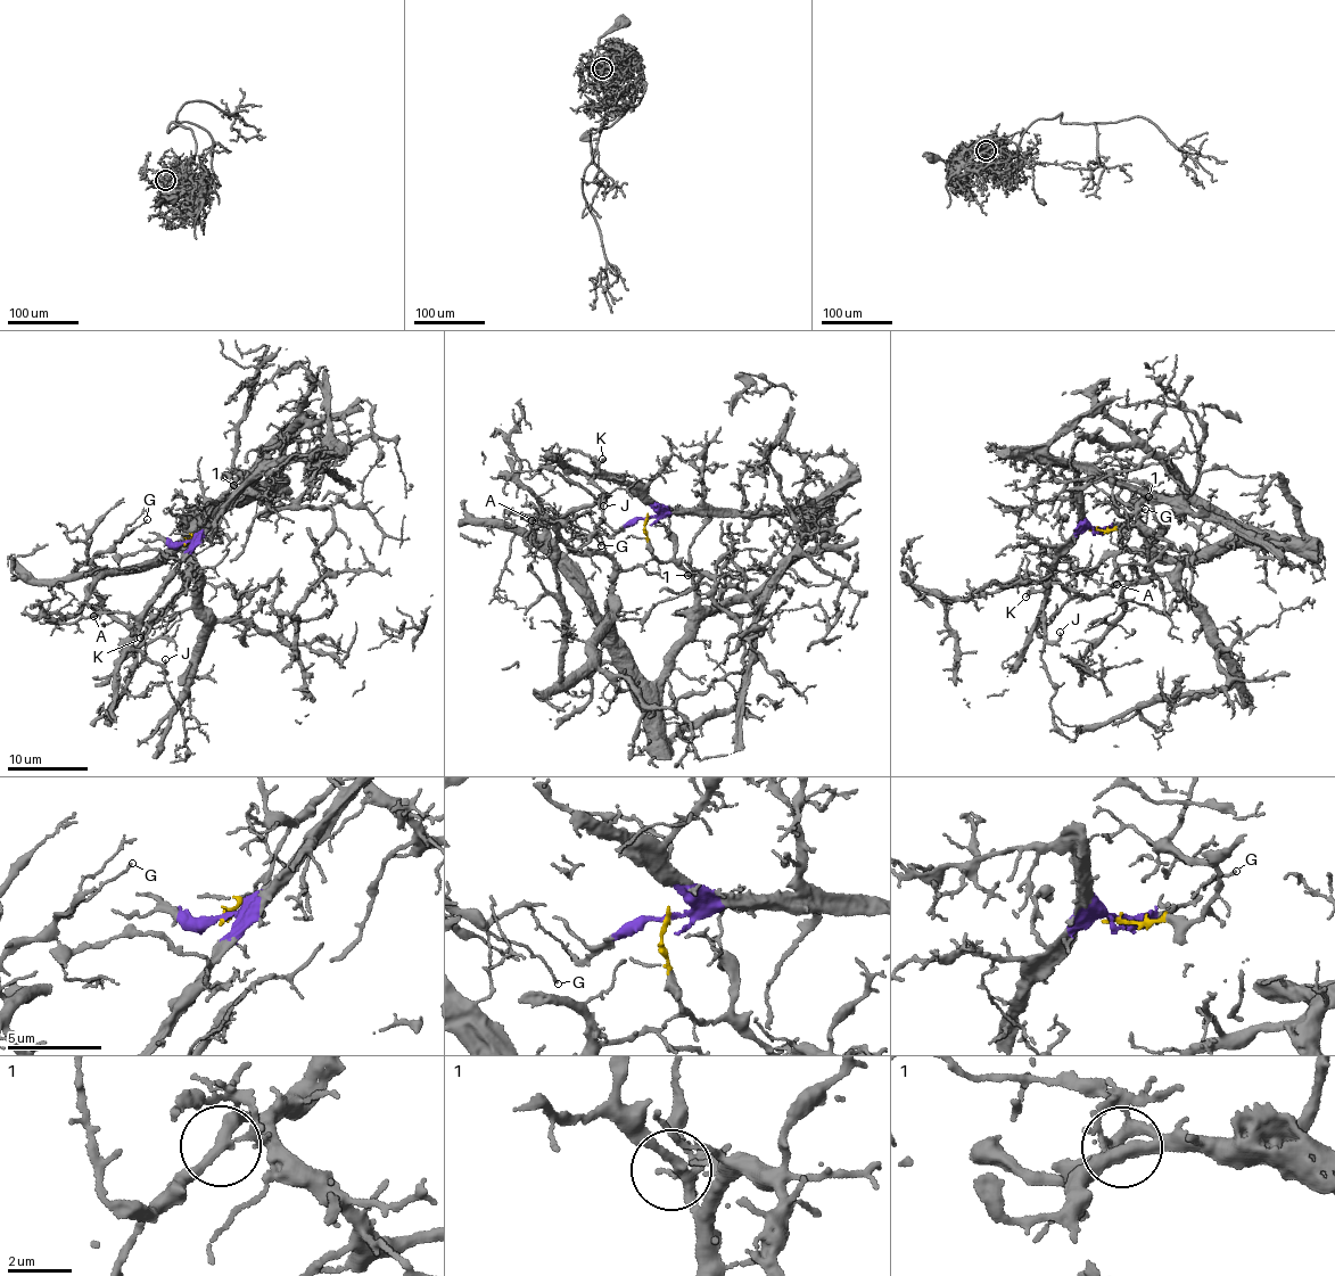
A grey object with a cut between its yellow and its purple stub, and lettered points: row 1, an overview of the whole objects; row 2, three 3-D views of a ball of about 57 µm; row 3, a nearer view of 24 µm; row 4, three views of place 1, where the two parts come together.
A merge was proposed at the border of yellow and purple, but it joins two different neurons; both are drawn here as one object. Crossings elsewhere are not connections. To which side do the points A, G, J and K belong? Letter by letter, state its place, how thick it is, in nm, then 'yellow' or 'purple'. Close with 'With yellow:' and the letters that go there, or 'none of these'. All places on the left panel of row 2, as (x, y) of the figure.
A: at (93, 616); 110 nm thick; yellow
G: at (147, 519); 120 nm thick; yellow
J: at (165, 659); 140 nm thick; purple
K: at (140, 638); 180 nm thick; purple
With yellow: A, G

